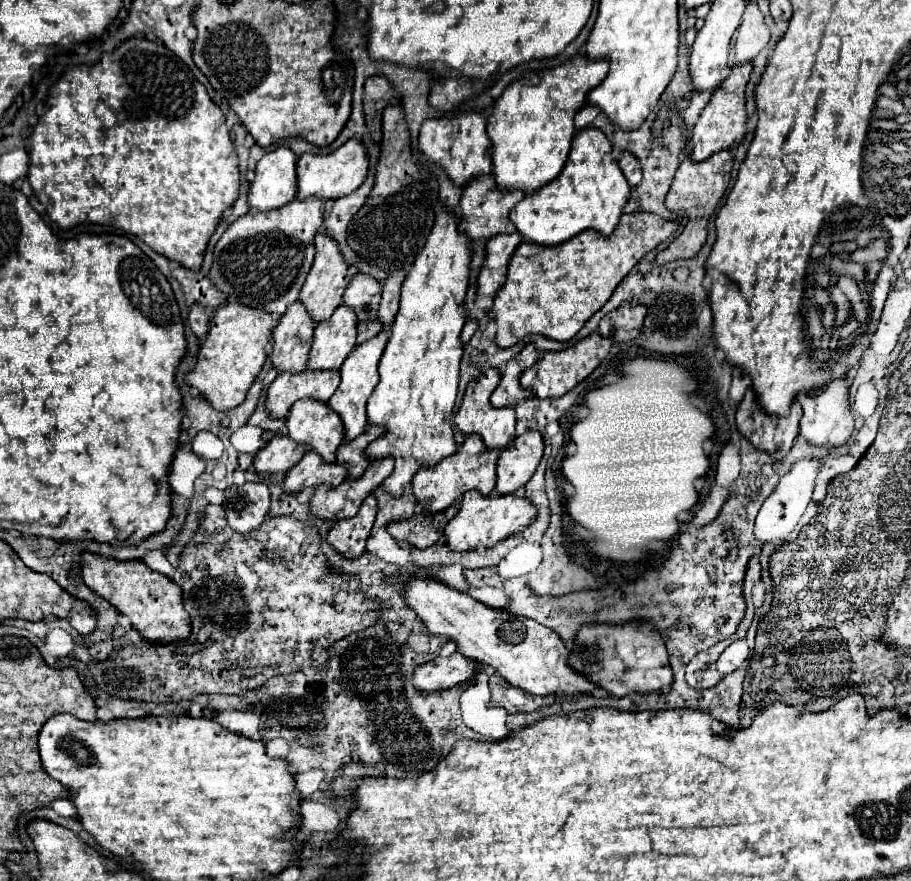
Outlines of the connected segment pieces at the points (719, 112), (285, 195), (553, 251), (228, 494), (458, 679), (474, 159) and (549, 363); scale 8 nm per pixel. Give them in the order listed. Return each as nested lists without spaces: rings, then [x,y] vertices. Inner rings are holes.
[[[741,64],[741,66],[733,66],[729,76],[721,82],[721,86],[717,86],[717,90],[713,92],[709,104],[703,108],[699,120],[695,122],[693,130],[691,130],[691,160],[705,160],[715,152],[721,150],[735,150],[739,146],[739,142],[745,136],[745,122],[747,122],[747,112],[745,112],[745,84],[749,80],[753,66],[751,64]]]
[[[279,146],[257,162],[255,180],[249,184],[247,196],[251,210],[273,210],[295,198],[295,160],[297,156],[289,148]]]
[[[633,212],[621,216],[611,236],[583,230],[567,240],[567,244],[559,244],[559,248],[535,248],[533,242],[521,242],[511,256],[507,280],[497,290],[489,312],[497,324],[495,344],[499,348],[511,348],[529,334],[541,334],[557,342],[571,340],[611,298],[615,286],[639,258],[667,240],[677,226],[679,220],[659,220],[659,216]]]
[[[247,482],[243,486],[229,486],[225,492],[225,516],[227,524],[239,532],[247,534],[265,522],[269,510],[269,488],[263,482]]]
[[[455,652],[447,658],[437,656],[431,662],[419,664],[413,670],[411,682],[417,690],[433,692],[433,690],[451,688],[451,686],[461,684],[461,682],[469,682],[473,674],[475,674],[473,660],[463,658],[463,654]]]
[[[465,112],[455,118],[425,120],[419,132],[419,152],[435,166],[439,166],[455,186],[491,172],[491,150],[485,132],[485,118],[477,112]]]
[[[597,332],[583,338],[581,342],[577,342],[575,346],[567,348],[567,352],[547,352],[543,354],[541,360],[537,360],[531,368],[527,368],[527,372],[523,372],[521,376],[521,386],[529,392],[533,392],[537,398],[545,400],[545,398],[559,398],[563,394],[567,394],[569,390],[573,390],[581,380],[585,380],[605,358],[605,354],[611,348],[611,340],[601,338]]]

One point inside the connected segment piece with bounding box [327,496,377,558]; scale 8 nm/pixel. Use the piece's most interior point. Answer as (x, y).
(348, 537)

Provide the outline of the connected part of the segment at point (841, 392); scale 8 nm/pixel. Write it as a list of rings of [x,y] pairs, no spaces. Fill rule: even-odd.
[[[835,380],[823,390],[815,394],[799,394],[797,400],[803,408],[803,418],[801,418],[801,428],[799,428],[799,440],[805,440],[807,444],[833,450],[841,448],[851,432],[853,432],[853,414],[849,412],[849,402],[847,402],[847,380]]]

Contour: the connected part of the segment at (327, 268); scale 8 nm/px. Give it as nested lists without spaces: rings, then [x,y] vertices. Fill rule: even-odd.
[[[319,232],[315,236],[315,250],[317,250],[317,254],[315,254],[313,266],[309,270],[309,276],[299,292],[299,302],[307,308],[309,316],[319,324],[319,322],[327,320],[335,312],[335,308],[341,304],[341,296],[349,284],[349,276],[347,276],[347,264],[343,260],[343,256],[339,254],[335,240],[327,238],[327,234]]]

